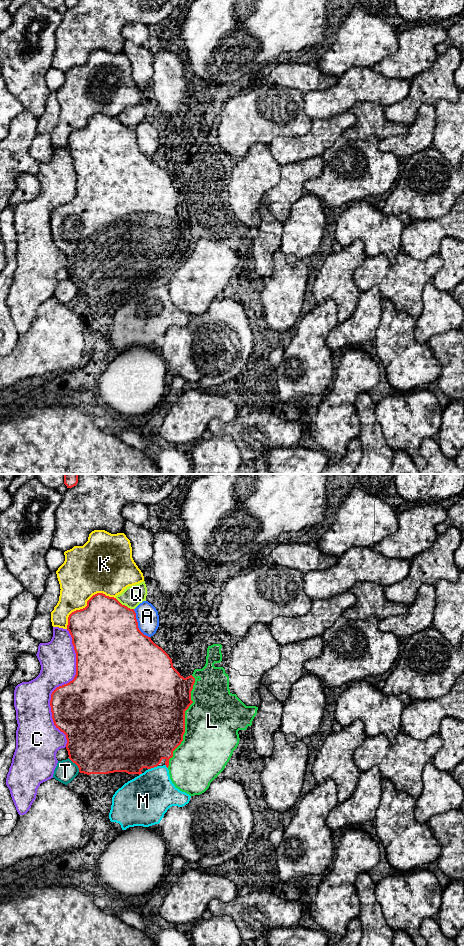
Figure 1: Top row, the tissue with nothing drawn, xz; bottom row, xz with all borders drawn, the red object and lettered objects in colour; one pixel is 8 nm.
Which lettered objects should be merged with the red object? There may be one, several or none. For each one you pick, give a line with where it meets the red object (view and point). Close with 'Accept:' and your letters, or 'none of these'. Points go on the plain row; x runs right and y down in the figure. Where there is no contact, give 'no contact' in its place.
Accept: none of these

